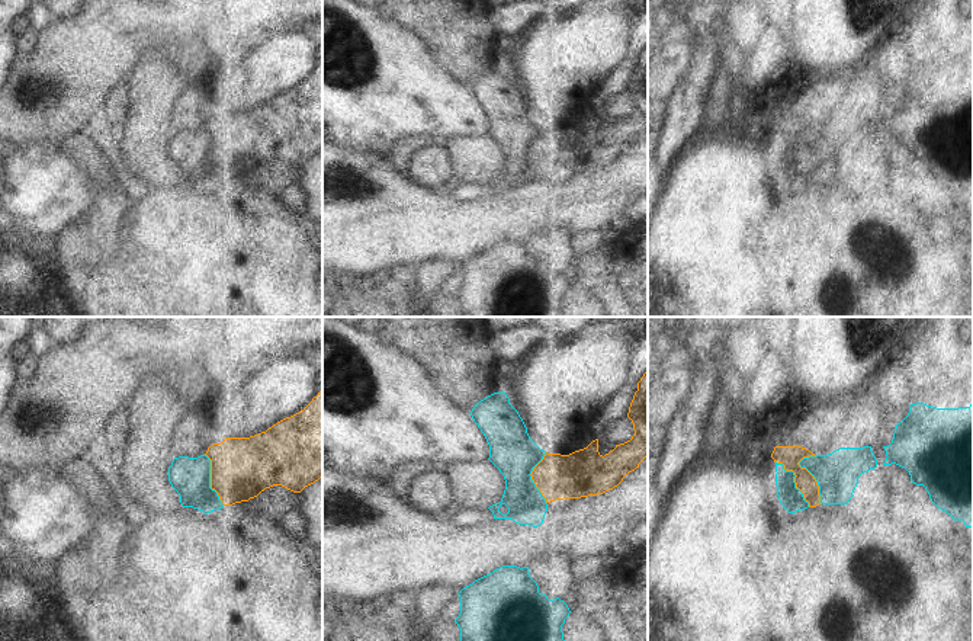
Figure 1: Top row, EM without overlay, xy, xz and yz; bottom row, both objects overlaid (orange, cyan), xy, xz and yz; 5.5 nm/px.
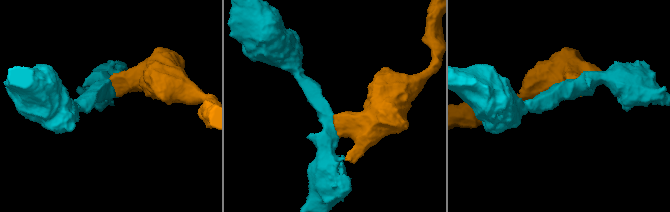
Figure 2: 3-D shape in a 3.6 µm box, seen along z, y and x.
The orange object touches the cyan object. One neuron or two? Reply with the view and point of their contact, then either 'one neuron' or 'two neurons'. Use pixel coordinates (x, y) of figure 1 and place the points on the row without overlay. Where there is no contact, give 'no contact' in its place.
contact yz (815, 154); two neurons

